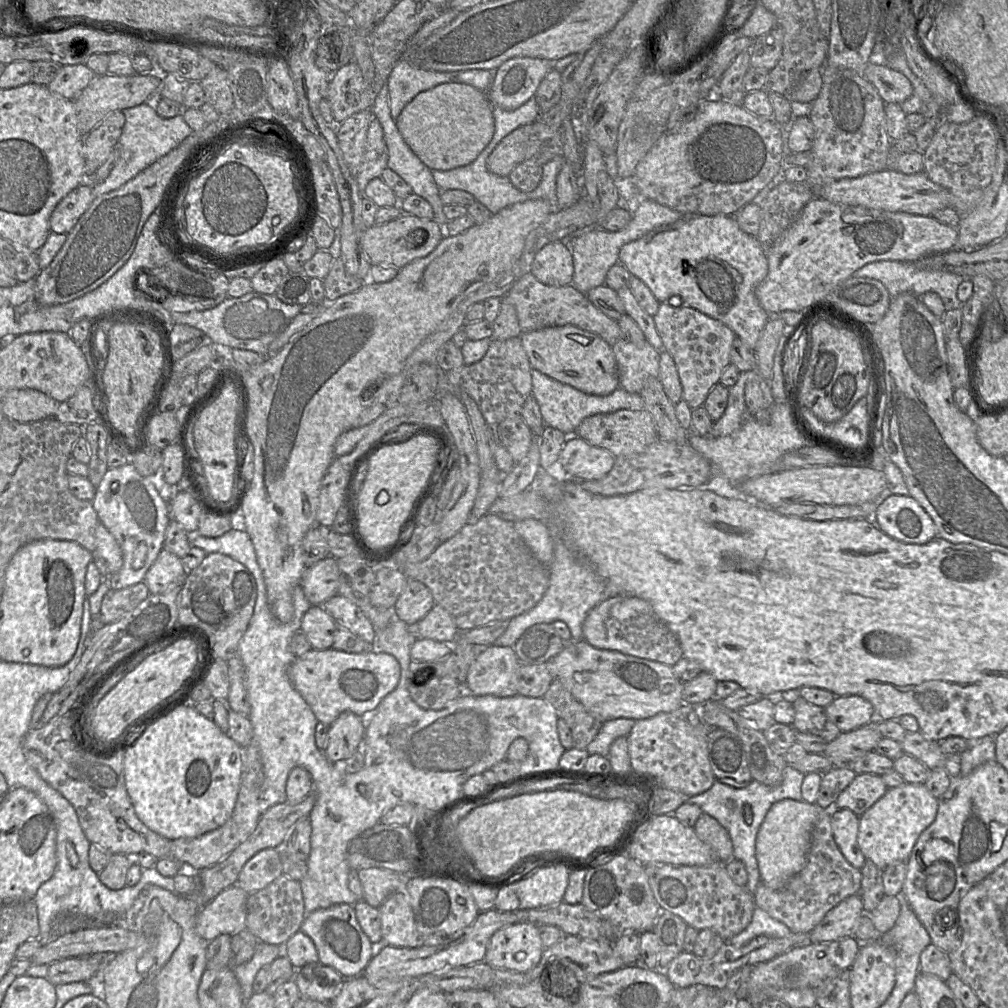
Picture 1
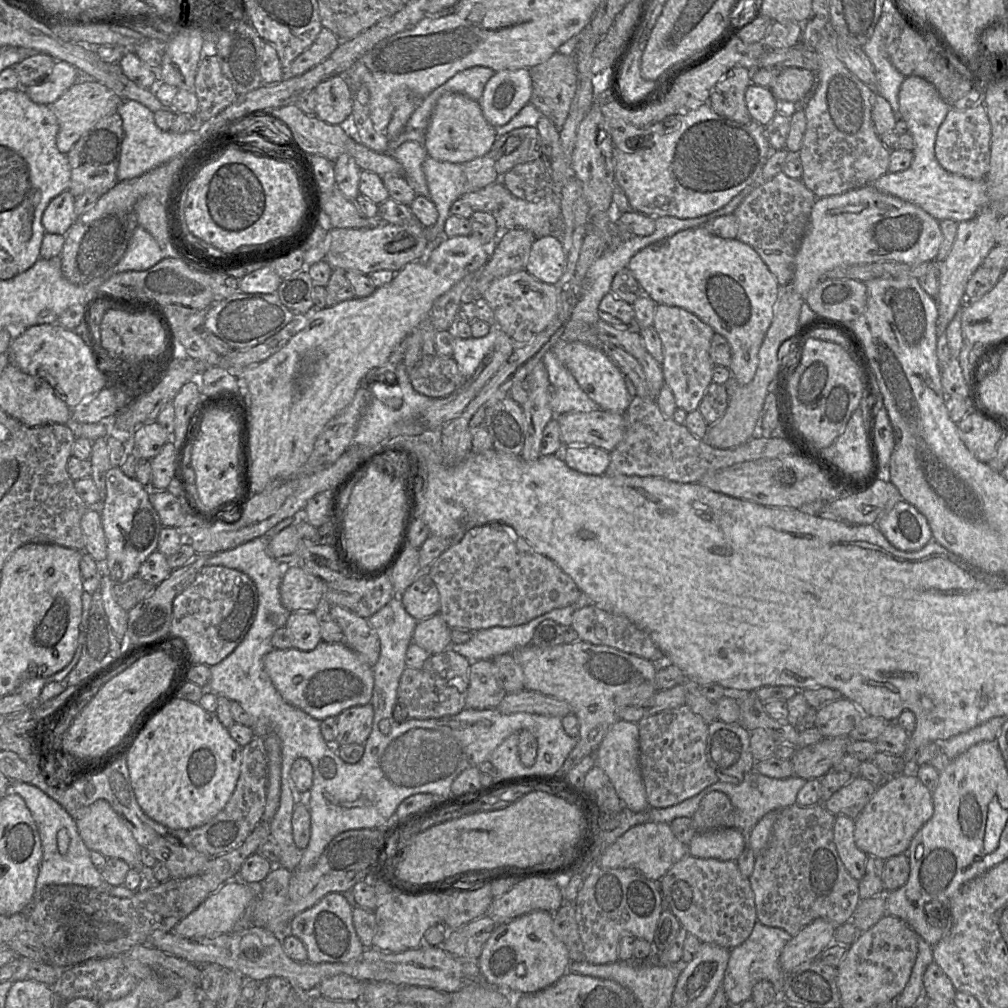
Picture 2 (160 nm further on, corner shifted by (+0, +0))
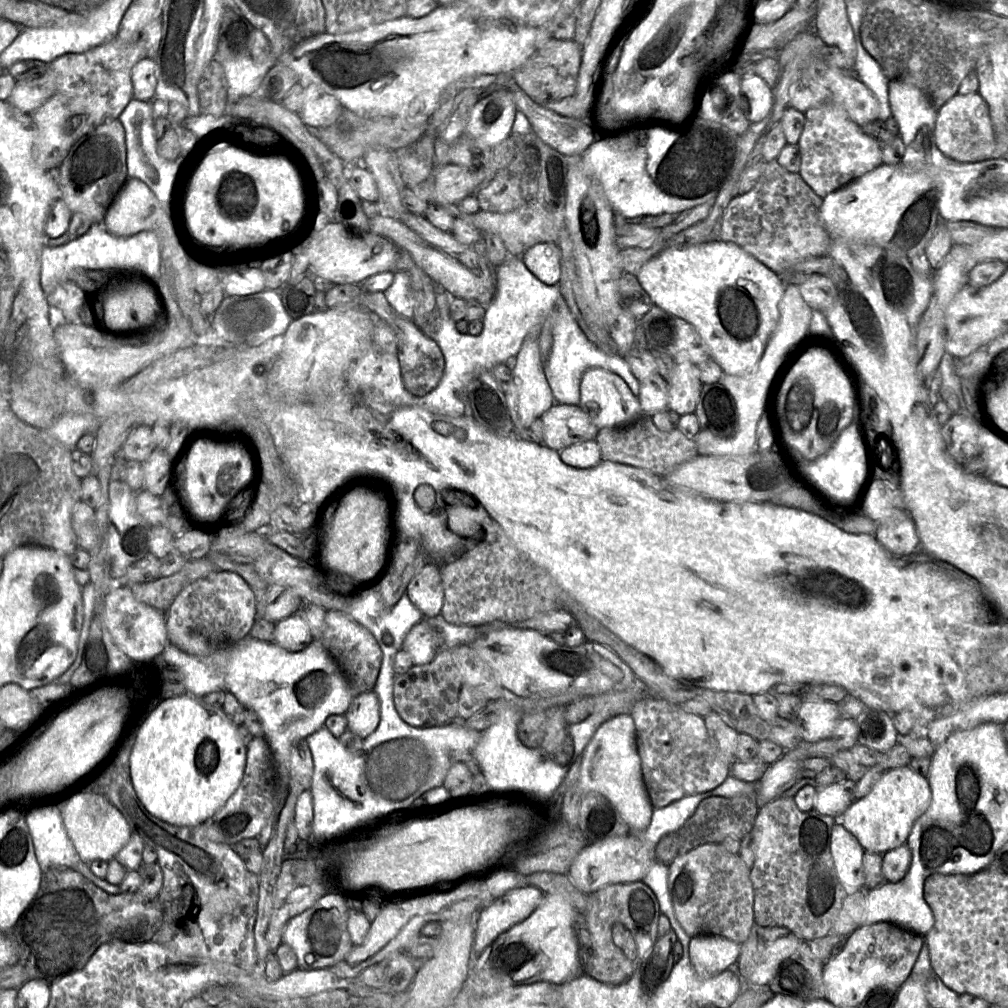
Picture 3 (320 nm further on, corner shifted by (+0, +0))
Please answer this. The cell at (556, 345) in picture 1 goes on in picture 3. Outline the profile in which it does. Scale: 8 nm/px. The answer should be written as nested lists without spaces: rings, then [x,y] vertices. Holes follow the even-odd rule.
[[[598,367],[588,369],[582,375],[579,406],[589,415],[598,429],[628,425],[644,415],[638,397],[632,393],[628,384],[619,375]]]

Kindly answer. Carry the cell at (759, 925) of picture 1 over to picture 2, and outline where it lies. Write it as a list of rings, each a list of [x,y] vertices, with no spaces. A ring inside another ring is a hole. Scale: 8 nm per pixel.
[[[757,921],[750,936],[740,945],[730,950],[730,958],[726,967],[722,988],[730,1006],[741,1006],[751,999],[752,988],[759,981],[769,981],[777,994],[783,997],[783,981],[785,973],[779,965],[779,957],[787,942],[792,938],[786,931],[777,927],[769,927]]]

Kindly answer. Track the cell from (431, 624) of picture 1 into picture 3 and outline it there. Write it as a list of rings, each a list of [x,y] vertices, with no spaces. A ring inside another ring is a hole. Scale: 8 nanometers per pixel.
[[[423,618],[409,630],[402,648],[411,655],[414,665],[429,663],[439,650],[437,648],[437,630],[426,618]]]

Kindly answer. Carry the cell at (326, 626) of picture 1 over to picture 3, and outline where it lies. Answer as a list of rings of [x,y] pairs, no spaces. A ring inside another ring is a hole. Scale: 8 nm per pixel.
[[[293,614],[275,623],[274,643],[289,652],[299,652],[313,641],[307,622]]]

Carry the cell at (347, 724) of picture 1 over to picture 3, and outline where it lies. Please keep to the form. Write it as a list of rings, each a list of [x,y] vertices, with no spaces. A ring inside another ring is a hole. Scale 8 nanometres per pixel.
[[[373,690],[355,694],[345,717],[347,729],[363,739],[368,737],[380,722],[380,703],[377,694]]]

